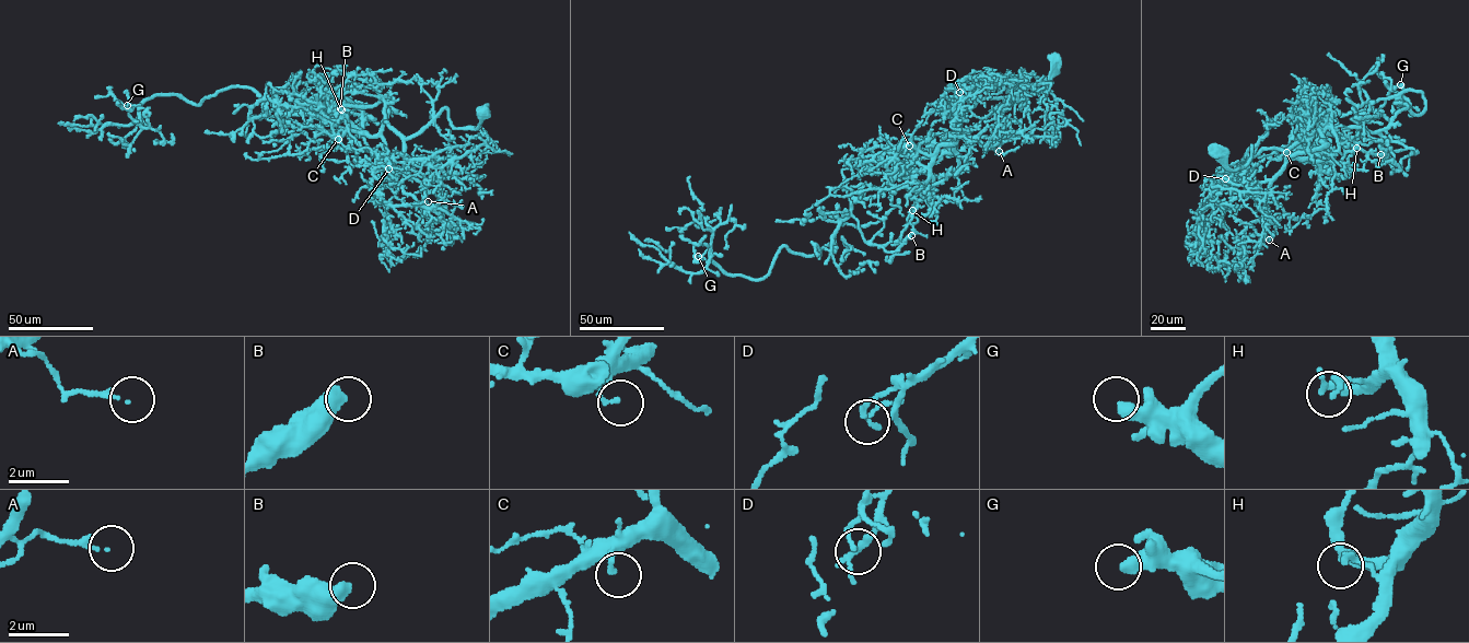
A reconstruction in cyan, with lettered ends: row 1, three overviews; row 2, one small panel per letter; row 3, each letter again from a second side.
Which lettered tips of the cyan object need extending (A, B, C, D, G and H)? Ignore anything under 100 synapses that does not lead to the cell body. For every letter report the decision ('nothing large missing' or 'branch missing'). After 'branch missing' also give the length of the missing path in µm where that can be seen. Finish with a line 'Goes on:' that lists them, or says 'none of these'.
A: nothing large missing
B: nothing large missing
C: nothing large missing
D: nothing large missing
G: nothing large missing
H: nothing large missing
Goes on: none of these

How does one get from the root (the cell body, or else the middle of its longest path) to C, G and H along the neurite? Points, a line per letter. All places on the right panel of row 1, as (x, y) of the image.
C: (1215, 150), (1232, 171), (1248, 163), (1251, 144), (1244, 160), (1273, 149), (1285, 161), (1296, 156), (1286, 152)
G: (1215, 150), (1234, 171), (1251, 144), (1383, 130), (1395, 103), (1425, 107), (1400, 84)
H: (1215, 150), (1232, 171), (1248, 163), (1251, 144), (1244, 160), (1274, 149), (1285, 161), (1338, 162), (1356, 148)

